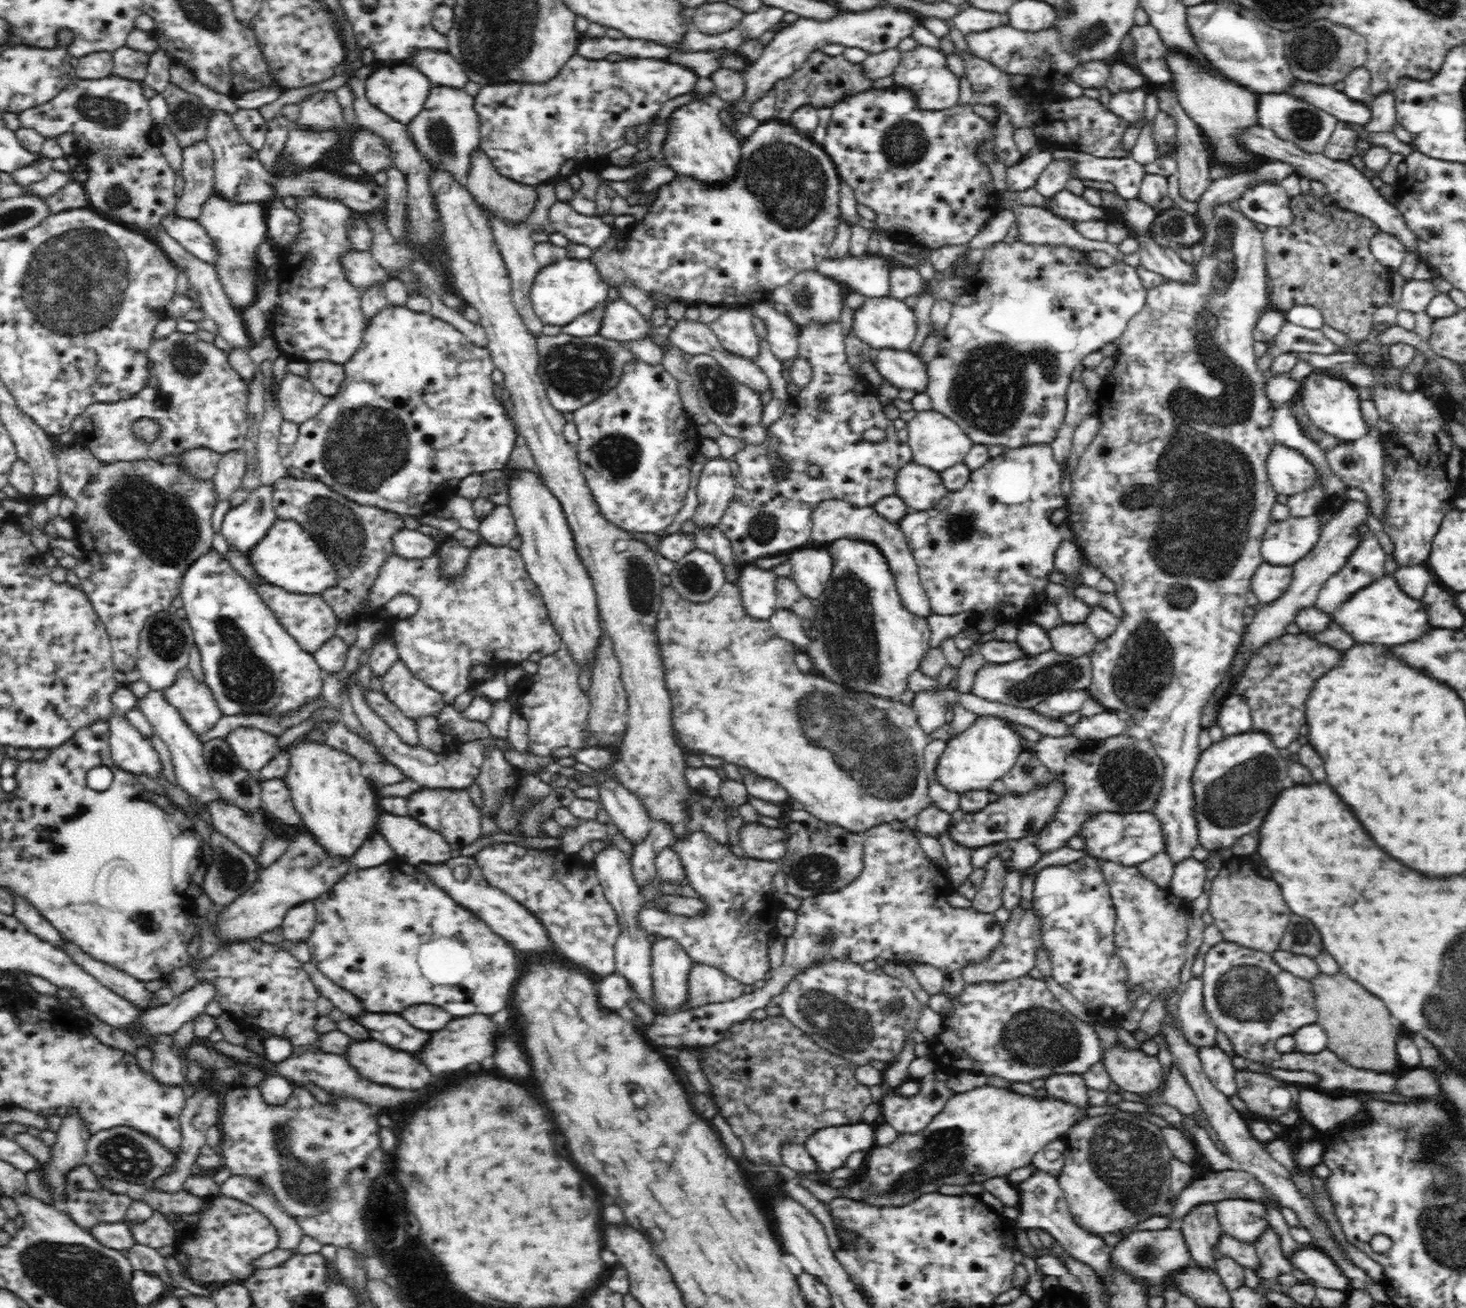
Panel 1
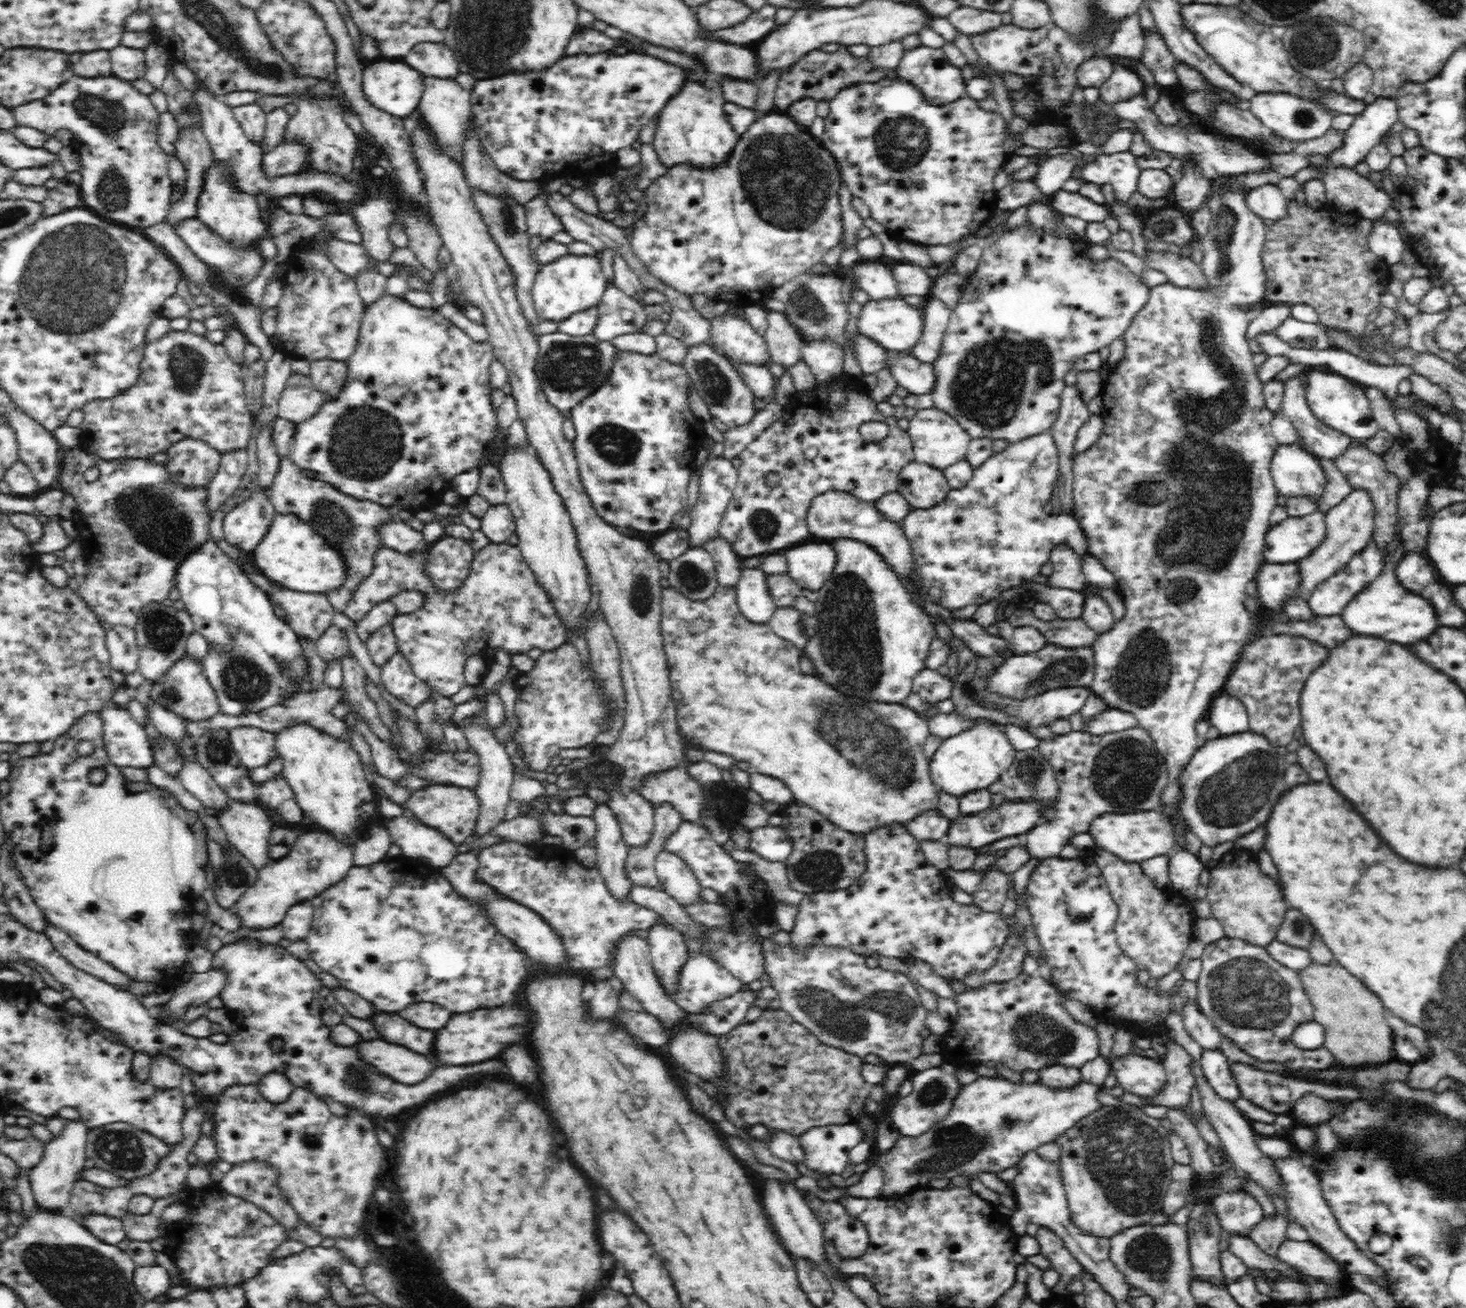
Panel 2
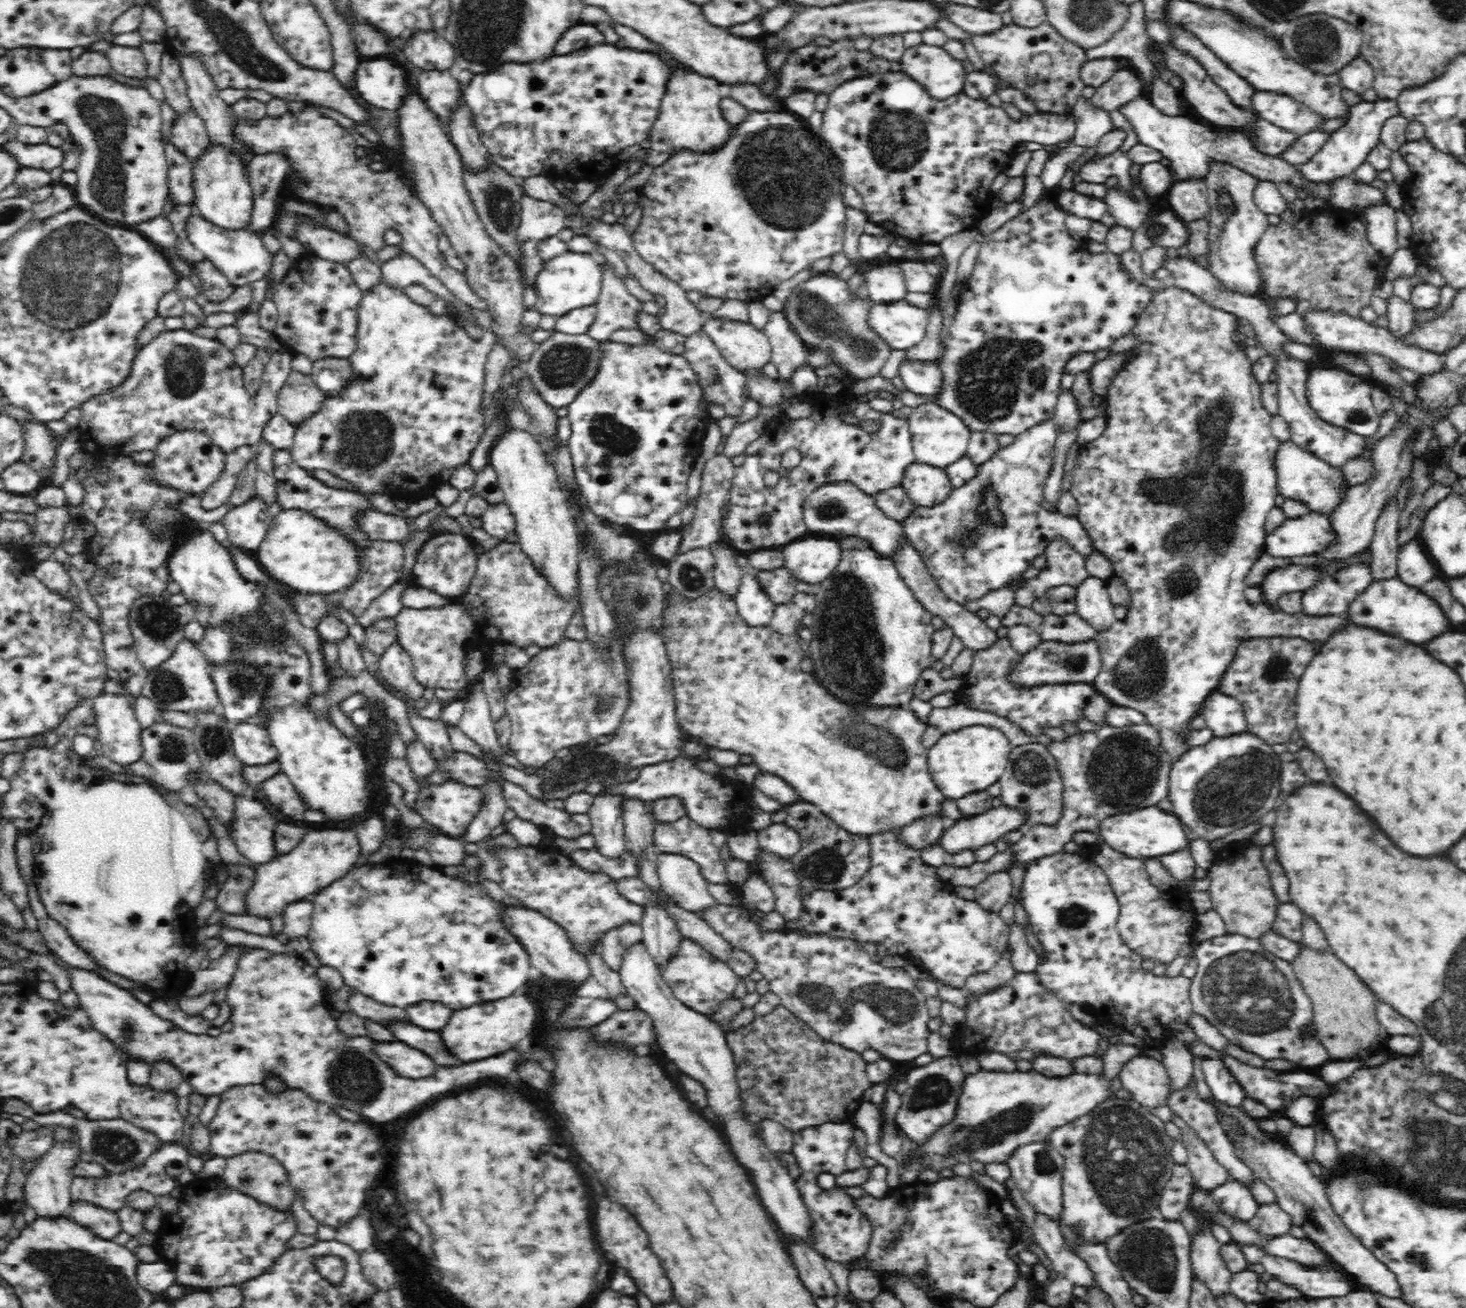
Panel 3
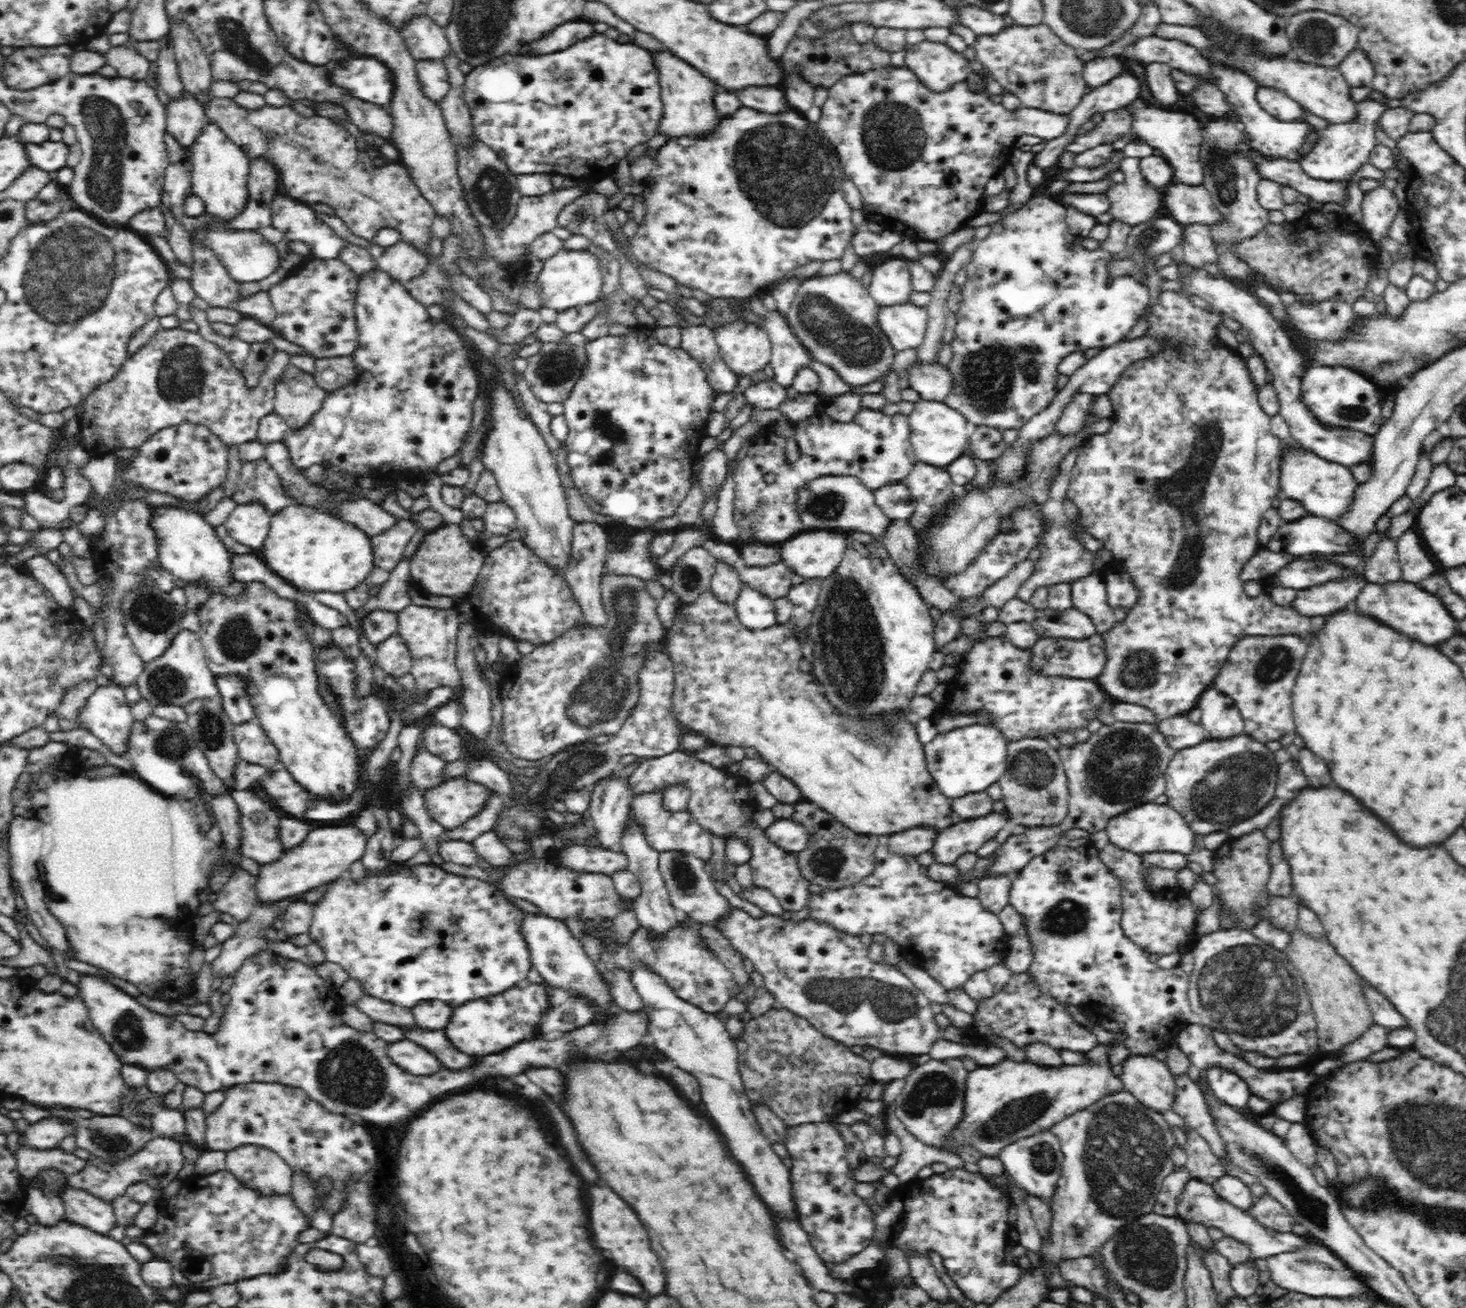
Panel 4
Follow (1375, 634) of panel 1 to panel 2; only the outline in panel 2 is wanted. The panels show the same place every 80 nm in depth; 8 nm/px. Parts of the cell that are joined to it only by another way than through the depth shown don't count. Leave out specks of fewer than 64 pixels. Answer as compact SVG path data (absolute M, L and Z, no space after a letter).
M1401 541L1401 546L1391 558L1388 558L1388 564L1383 566L1382 576L1378 576L1371 584L1350 600L1349 605L1345 606L1342 618L1346 620L1346 624L1360 634L1378 634L1380 638L1390 638L1394 642L1402 642L1402 644L1414 644L1414 642L1422 642L1428 636L1432 636L1438 628L1440 628L1440 620L1436 616L1434 606L1422 598L1420 594L1414 594L1410 590L1406 590L1396 576L1396 564L1401 560L1404 553L1405 543Z

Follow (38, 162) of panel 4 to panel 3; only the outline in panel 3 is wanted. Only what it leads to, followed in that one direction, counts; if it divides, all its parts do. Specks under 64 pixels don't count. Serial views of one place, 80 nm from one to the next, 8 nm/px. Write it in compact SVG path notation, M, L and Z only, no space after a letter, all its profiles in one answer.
M10 140L2 147L12 151L22 164L22 167L46 170L50 172L54 168L62 167L64 162L64 150L60 146L52 146L42 143L39 145L24 145L18 140Z

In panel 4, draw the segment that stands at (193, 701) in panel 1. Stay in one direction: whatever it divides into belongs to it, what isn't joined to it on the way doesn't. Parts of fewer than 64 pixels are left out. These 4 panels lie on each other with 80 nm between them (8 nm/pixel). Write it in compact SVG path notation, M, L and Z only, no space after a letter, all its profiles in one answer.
M180 627L171 638L164 654L146 663L137 680L138 690L152 705L176 704L184 706L193 698L211 697L217 692L217 676L209 669L208 659L200 635Z

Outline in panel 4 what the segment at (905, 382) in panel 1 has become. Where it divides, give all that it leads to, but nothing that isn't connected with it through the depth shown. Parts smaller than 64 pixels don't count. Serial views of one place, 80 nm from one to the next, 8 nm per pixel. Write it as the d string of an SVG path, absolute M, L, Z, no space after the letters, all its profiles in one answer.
M940 363L914 364L910 368L908 384L922 399L944 403L954 388L954 377L950 369Z

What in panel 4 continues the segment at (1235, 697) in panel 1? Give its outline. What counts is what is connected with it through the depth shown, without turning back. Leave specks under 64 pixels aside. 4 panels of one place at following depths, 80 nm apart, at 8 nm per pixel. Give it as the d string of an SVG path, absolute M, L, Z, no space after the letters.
M1208 685L1198 697L1195 707L1200 708L1200 724L1209 738L1230 738L1244 734L1245 722L1230 697L1213 685Z

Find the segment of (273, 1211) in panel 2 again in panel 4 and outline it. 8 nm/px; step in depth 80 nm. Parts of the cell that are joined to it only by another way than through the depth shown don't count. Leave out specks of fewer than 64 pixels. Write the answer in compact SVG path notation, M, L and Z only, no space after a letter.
M241 1144L232 1150L225 1151L225 1166L243 1183L253 1186L262 1193L290 1193L292 1167L278 1153L262 1145Z

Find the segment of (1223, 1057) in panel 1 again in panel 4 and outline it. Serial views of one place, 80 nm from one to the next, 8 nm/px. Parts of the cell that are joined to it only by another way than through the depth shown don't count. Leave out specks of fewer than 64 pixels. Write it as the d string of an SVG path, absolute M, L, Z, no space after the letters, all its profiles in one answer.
M1219 1067L1207 1069L1204 1074L1216 1097L1230 1106L1246 1108L1246 1102L1252 1092L1240 1075Z

